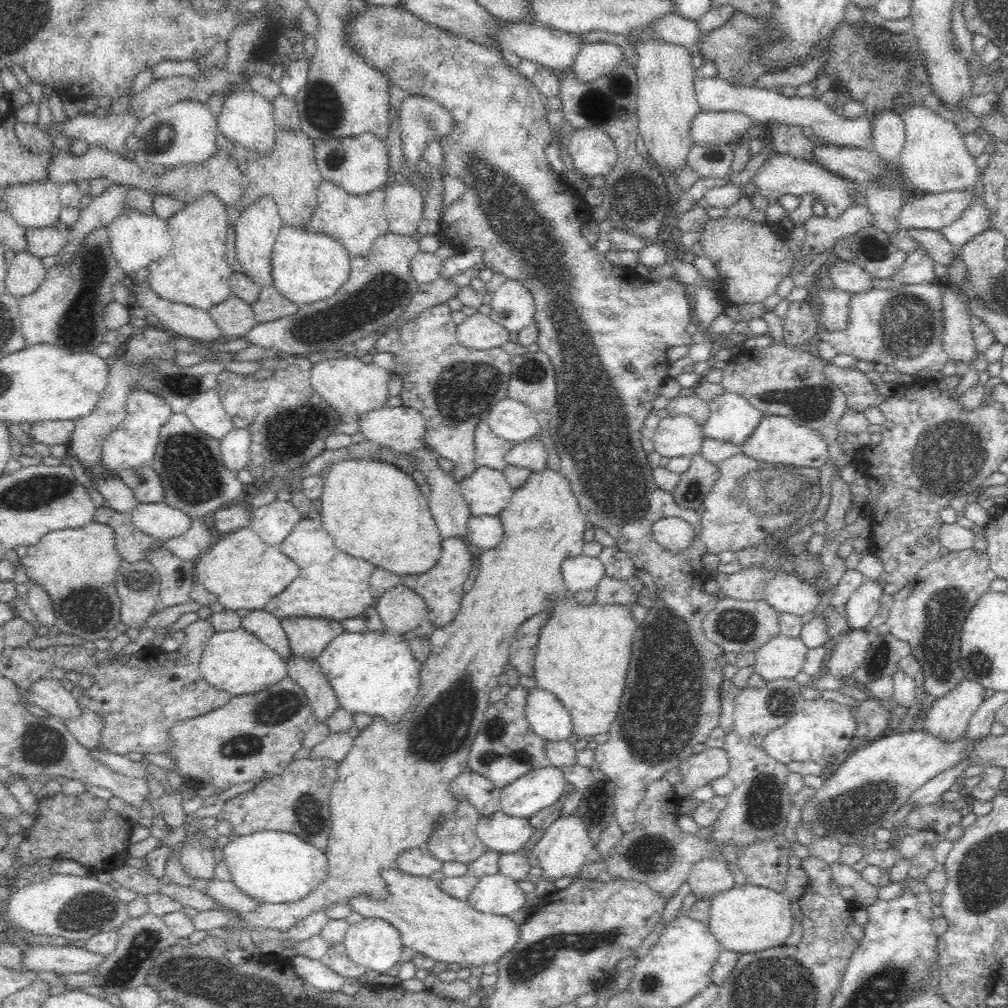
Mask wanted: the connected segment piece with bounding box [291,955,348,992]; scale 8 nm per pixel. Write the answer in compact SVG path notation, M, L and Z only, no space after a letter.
M298 955L291 960L294 974L322 992L338 992L348 981L330 970L321 960Z

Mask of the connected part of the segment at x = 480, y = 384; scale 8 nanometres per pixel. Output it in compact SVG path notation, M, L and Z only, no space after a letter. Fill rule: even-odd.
M448 304L432 306L432 308L424 310L424 312L421 312L417 318L410 320L403 327L388 332L384 335L379 335L373 351L389 352L390 354L394 354L396 363L392 373L402 378L403 388L399 396L402 399L403 406L406 408L416 409L423 416L423 419L425 420L424 442L427 445L430 445L432 449L438 453L439 458L448 458L448 460L451 460L454 463L454 469L448 474L450 474L450 477L452 477L454 481L458 482L462 479L468 478L477 469L475 466L474 432L476 427L478 427L479 422L487 420L488 413L491 411L492 406L496 406L500 400L504 400L504 398L507 397L509 380L511 377L511 356L502 347L494 347L482 351L480 349L469 349L458 343L456 337L456 326L453 324L451 312L452 309L450 309Z

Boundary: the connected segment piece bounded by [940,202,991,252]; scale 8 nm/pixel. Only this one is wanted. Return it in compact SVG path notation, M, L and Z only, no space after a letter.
M983 202L965 210L952 224L941 228L941 233L957 252L974 236L991 228L990 211Z

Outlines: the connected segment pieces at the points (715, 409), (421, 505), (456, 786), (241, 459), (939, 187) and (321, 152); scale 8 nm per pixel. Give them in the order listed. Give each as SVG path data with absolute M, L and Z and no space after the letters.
M726 390L720 398L708 401L708 409L710 410L708 421L701 427L705 438L728 441L738 448L741 448L748 440L752 431L756 430L764 418L763 413L759 409L753 408L743 397Z
M353 458L329 464L321 476L325 487L319 497L319 520L340 550L368 561L372 568L382 567L400 579L406 575L421 575L436 564L442 552L442 538L429 509L429 497L422 495L412 475L386 461Z
M462 772L452 782L451 796L457 802L468 800L480 817L494 816L496 812L501 811L501 790L486 776L476 772Z
M245 428L234 429L219 440L221 462L228 470L242 470L248 462L252 444L251 432Z
M910 105L900 114L905 124L905 143L898 162L898 169L909 188L916 193L940 194L973 188L981 177L981 170L970 156L964 134L956 123L924 107Z
M372 132L337 139L330 137L314 141L314 158L322 180L340 185L348 194L362 196L386 184L388 176L388 145Z

